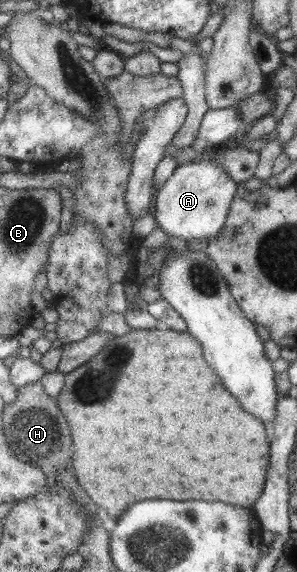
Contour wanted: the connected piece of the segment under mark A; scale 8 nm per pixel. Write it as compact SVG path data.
M213 158L179 164L154 194L153 217L156 226L168 237L181 241L217 239L236 192L233 181L221 164Z

